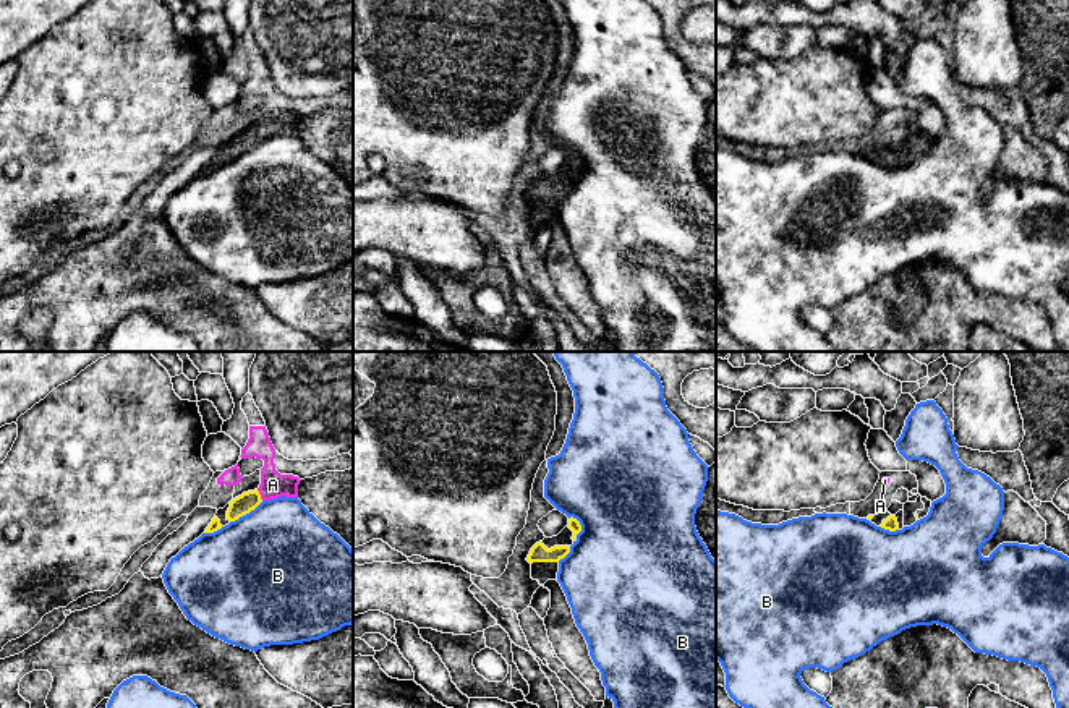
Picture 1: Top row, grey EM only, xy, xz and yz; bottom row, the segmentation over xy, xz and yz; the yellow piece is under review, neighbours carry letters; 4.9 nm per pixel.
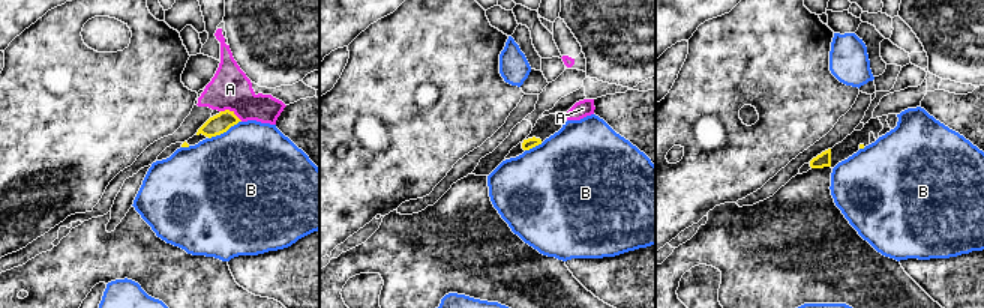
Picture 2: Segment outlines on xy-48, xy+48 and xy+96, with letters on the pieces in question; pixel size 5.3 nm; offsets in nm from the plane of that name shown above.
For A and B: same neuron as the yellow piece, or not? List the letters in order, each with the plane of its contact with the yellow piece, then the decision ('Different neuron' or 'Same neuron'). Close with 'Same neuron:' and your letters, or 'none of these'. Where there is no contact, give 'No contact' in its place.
A: Touches yellow in xy. Same neuron
B: Touches yellow in xy. Different neuron
Same neuron: A

